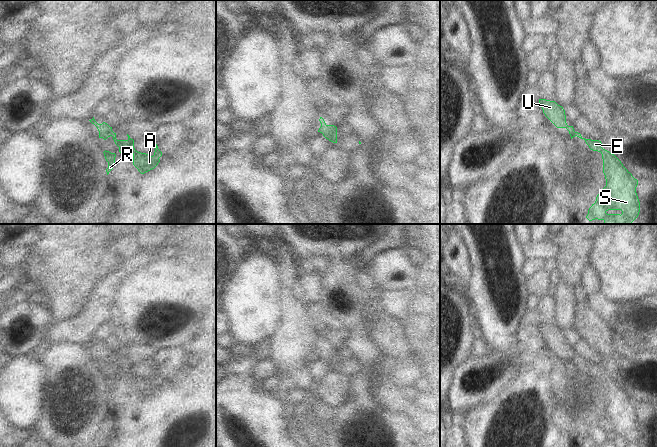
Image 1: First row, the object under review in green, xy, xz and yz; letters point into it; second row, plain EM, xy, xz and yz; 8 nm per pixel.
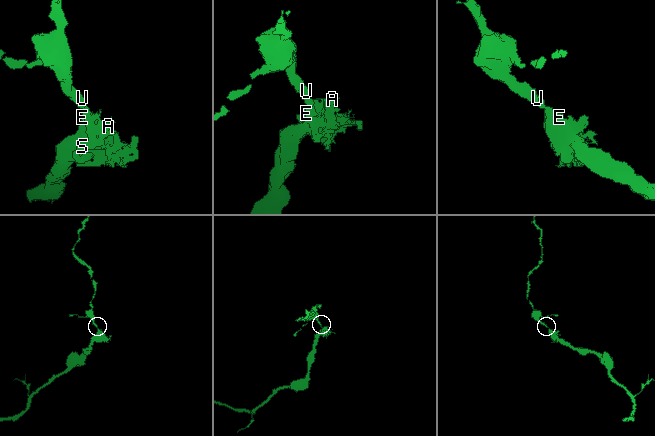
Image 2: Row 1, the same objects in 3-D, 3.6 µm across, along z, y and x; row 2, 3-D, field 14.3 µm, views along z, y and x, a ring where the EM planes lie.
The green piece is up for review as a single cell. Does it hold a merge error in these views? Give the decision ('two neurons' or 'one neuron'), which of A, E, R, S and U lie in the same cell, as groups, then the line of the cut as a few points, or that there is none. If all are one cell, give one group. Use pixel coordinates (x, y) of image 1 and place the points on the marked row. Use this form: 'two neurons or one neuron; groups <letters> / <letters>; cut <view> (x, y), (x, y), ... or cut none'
one neuron; groups A E R S U; cut none

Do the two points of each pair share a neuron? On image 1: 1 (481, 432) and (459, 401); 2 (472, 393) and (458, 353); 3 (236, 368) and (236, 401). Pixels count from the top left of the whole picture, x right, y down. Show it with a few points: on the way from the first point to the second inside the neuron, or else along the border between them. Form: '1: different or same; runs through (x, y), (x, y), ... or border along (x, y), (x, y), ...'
1: different; border along (492, 401), (475, 406), (469, 410)
2: different; border along (470, 357), (459, 365), (451, 384)
3: same; runs through (238, 376), (236, 378), (236, 393)

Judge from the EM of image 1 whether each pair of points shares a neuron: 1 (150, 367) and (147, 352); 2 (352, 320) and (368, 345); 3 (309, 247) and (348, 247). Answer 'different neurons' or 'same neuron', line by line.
1: different neurons
2: same neuron
3: same neuron

